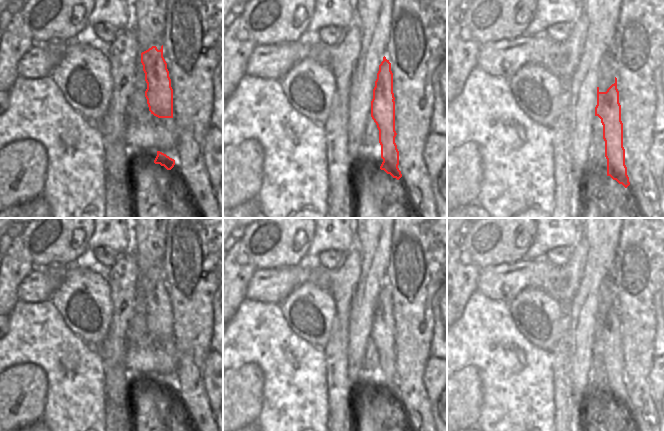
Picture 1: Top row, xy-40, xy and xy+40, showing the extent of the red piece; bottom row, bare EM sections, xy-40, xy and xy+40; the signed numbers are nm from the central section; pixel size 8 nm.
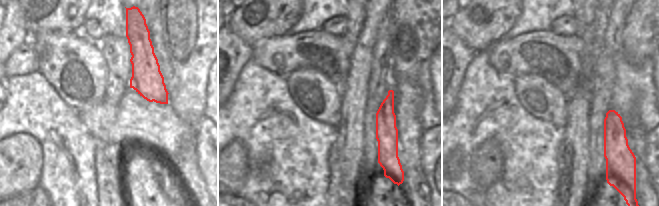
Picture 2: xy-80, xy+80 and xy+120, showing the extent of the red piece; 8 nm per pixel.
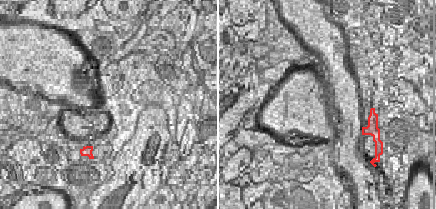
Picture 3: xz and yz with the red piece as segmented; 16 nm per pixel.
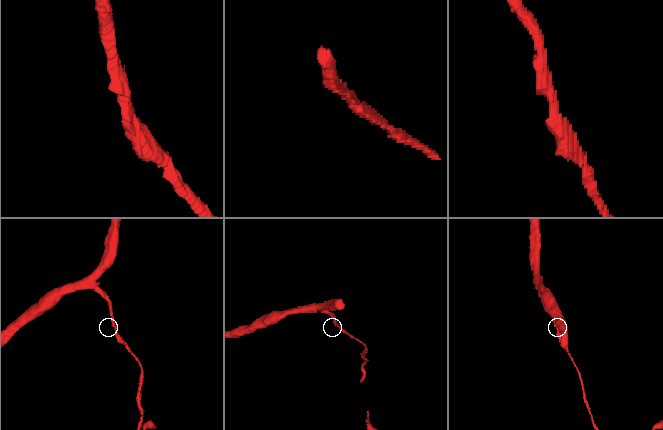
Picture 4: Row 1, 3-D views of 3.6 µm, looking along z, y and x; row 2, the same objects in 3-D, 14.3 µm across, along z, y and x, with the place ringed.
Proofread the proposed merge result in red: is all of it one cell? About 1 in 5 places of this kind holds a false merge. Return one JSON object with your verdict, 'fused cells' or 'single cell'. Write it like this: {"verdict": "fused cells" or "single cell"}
{"verdict": "single cell"}

